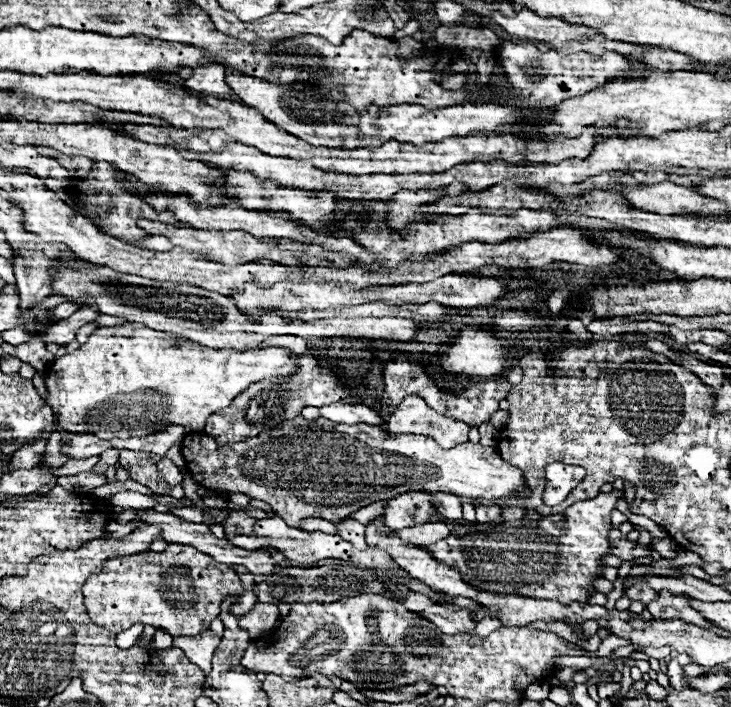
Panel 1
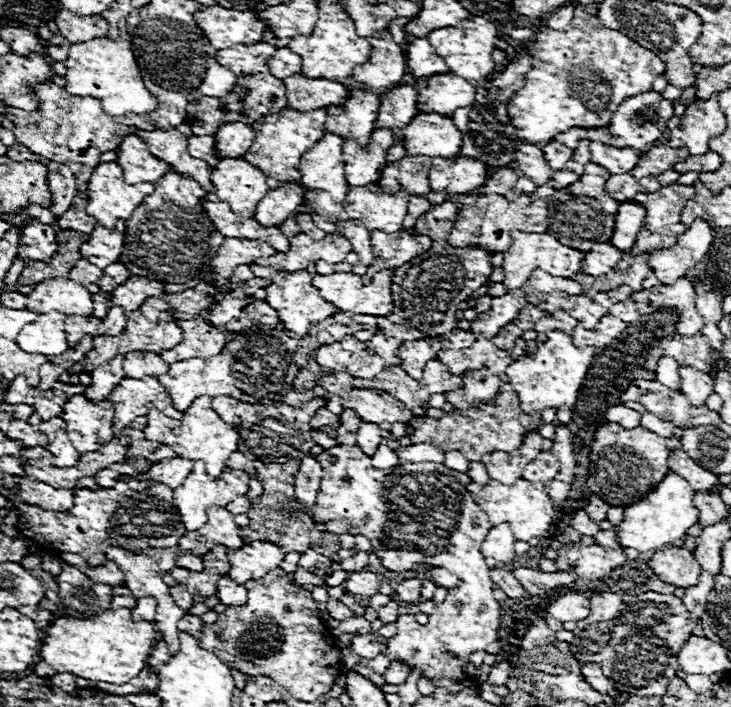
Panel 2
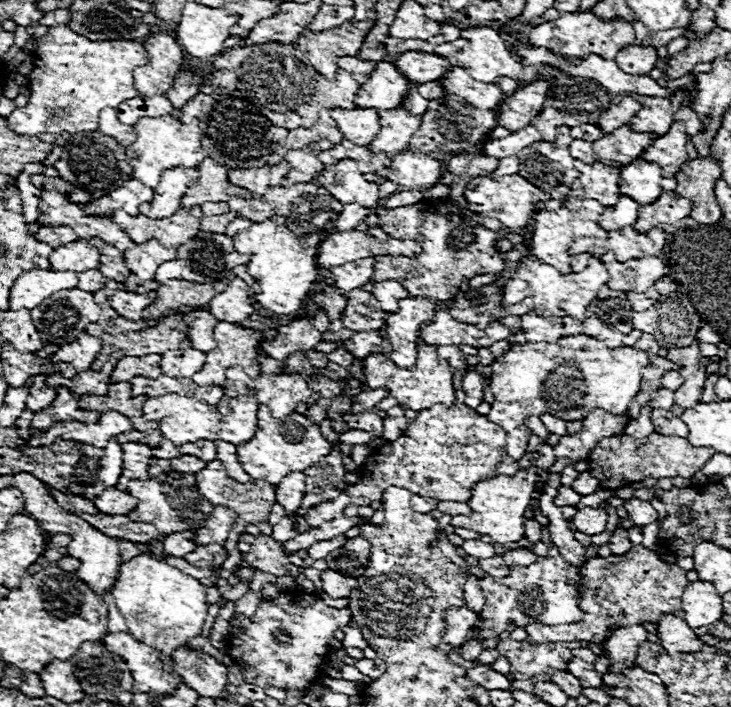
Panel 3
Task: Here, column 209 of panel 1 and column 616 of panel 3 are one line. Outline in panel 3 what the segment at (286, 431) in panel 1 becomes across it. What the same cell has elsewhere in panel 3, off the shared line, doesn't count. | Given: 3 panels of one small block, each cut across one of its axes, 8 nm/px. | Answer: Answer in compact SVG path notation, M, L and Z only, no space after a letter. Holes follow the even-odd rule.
M652 432L646 438L634 438L628 434L620 434L598 442L594 452L590 452L588 456L588 472L600 482L600 488L616 490L632 482L640 482L648 476L692 478L714 454L714 448L690 448L690 444L686 444L686 438L680 436L662 436L658 432Z

